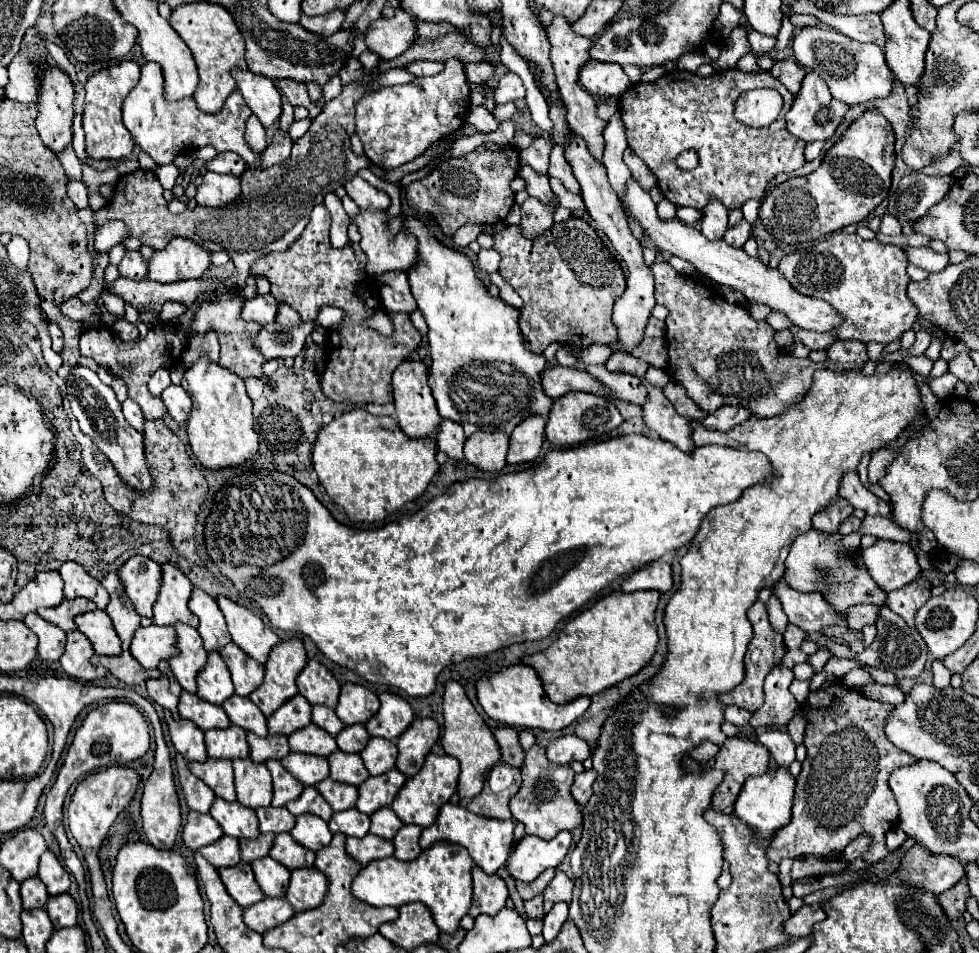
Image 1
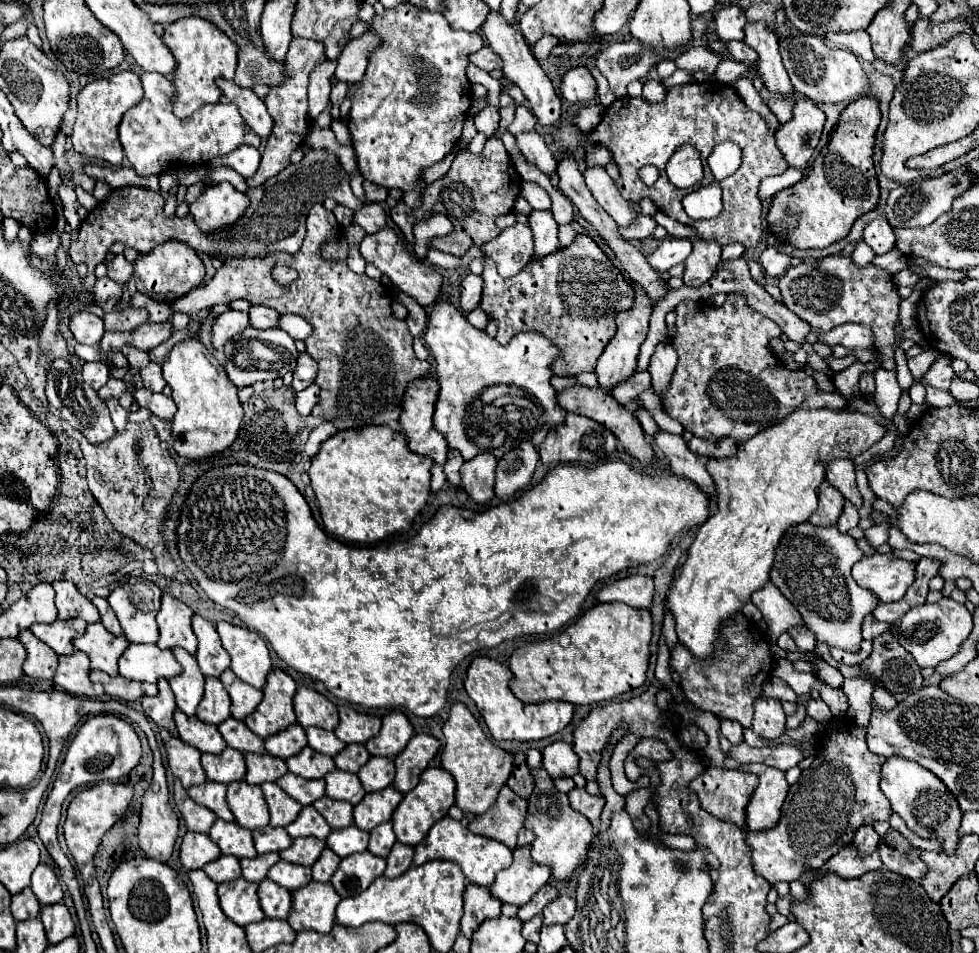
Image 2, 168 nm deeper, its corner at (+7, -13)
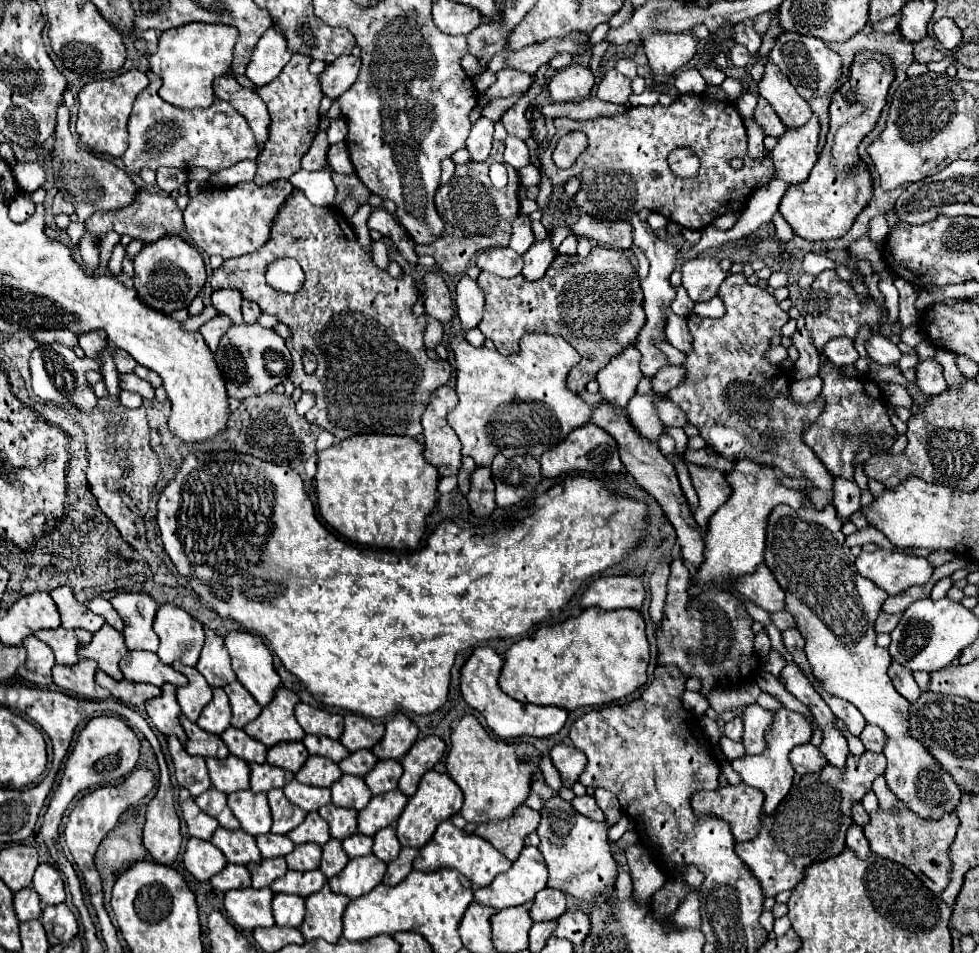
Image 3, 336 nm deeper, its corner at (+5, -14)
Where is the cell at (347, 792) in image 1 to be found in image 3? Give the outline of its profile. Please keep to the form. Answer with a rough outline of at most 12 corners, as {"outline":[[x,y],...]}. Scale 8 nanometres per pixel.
{"outline":[[330,804],[318,812],[330,834],[342,840],[356,832],[354,808]]}

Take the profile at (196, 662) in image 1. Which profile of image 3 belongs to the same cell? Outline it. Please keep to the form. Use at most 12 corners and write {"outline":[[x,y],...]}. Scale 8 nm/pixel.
{"outline":[[182,662],[172,668],[188,678],[176,688],[184,716],[196,722],[212,698],[212,688],[196,668]]}

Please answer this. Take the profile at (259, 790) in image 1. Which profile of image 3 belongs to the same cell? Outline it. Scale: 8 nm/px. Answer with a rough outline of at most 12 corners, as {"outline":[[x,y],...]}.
{"outline":[[238,790],[228,806],[242,830],[252,836],[270,832],[266,794]]}

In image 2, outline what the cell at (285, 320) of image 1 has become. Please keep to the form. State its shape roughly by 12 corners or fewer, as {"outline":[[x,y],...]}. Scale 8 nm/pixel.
{"outline":[[252,305],[250,323],[256,329],[278,327],[278,313]]}

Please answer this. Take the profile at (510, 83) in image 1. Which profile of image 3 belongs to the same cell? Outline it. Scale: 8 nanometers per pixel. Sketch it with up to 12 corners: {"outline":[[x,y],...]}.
{"outline":[[480,116],[466,140],[470,160],[484,162],[494,122]]}

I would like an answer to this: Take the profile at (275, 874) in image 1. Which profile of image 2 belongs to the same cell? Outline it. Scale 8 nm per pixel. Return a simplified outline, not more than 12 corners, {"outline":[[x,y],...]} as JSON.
{"outline":[[270,879],[258,889],[270,919],[288,919],[292,893]]}

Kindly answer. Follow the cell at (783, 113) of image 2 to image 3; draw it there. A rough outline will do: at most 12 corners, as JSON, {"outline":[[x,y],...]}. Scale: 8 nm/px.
{"outline":[[758,98],[754,118],[766,136],[782,136],[786,124],[766,98]]}

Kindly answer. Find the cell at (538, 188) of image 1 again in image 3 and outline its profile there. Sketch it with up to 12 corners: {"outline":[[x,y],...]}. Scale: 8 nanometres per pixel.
{"outline":[[552,232],[536,240],[524,258],[522,276],[538,280],[556,256]]}

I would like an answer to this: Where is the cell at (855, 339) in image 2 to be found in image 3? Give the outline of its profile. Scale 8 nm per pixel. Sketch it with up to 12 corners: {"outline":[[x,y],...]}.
{"outline":[[880,334],[866,342],[870,358],[878,364],[898,364],[902,352]]}

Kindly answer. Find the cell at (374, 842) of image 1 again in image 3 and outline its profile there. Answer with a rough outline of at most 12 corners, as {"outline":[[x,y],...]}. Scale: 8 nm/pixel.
{"outline":[[374,854],[350,860],[328,880],[336,894],[358,898],[378,886],[386,864]]}

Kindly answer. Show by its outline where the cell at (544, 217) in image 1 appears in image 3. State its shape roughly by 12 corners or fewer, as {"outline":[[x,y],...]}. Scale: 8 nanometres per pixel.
{"outline":[[490,248],[476,256],[480,270],[502,278],[522,272],[512,248]]}

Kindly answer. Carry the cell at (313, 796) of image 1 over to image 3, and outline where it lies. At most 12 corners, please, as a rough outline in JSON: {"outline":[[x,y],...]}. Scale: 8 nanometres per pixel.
{"outline":[[318,812],[288,832],[294,844],[330,840],[328,822]]}

